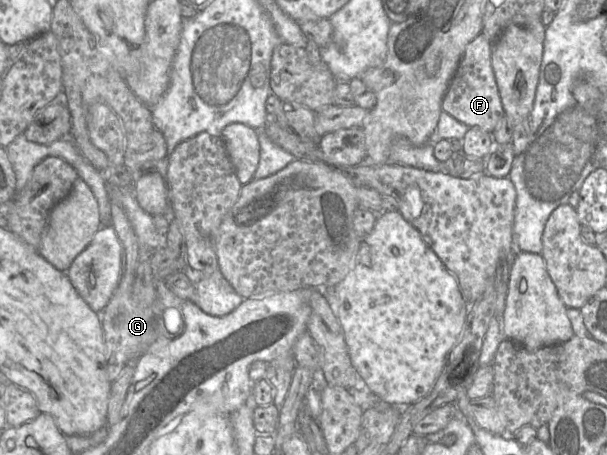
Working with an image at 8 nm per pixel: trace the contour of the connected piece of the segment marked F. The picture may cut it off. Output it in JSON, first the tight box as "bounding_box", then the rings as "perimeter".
{"bounding_box":[442,33,505,133],"perimeter":[[[482,33],[467,46],[442,100],[442,110],[468,127],[492,133],[505,116],[492,68],[492,44]]]}

